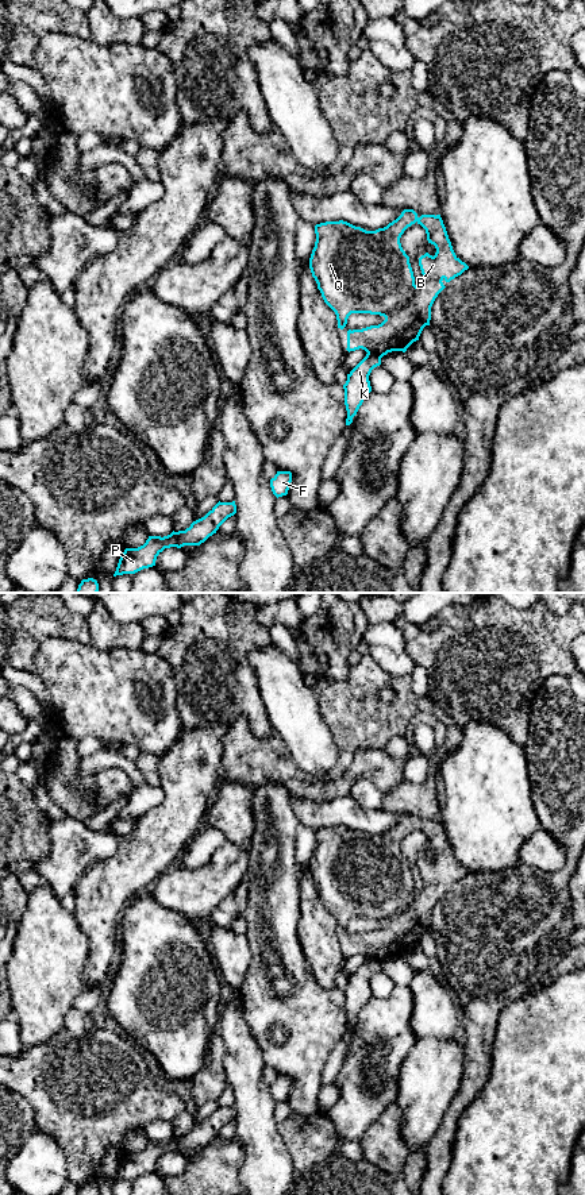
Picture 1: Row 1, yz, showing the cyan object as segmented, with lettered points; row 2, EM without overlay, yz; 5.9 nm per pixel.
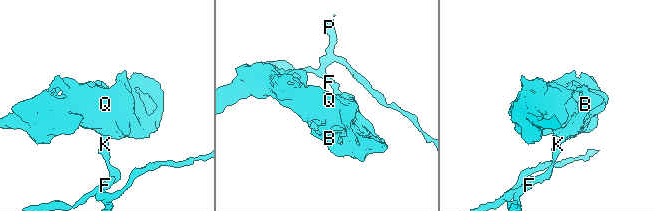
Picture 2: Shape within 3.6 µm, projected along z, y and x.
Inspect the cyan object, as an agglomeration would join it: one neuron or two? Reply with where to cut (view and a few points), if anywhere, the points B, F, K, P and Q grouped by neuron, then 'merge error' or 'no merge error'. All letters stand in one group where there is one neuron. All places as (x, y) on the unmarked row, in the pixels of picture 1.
yz (368, 958), (374, 958), (380, 963) | B Q / F K P | merge error

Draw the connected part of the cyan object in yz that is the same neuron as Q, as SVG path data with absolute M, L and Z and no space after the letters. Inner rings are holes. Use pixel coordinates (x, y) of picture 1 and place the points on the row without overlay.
M404 814L384 833L366 836L347 826L326 826L315 830L316 847L309 863L309 874L324 907L335 917L338 933L343 934L351 918L384 921L378 930L347 936L347 956L365 955L380 963L392 956L403 956L416 945L426 930L430 930L431 911L438 899L469 871L454 857L440 820L422 820ZM412 829L420 829L428 848L436 853L435 860L426 857L419 863L423 887L416 891L409 861L401 852L400 843Z

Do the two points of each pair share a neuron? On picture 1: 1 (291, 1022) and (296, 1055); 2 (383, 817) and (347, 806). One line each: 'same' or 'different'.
1: same
2: same

